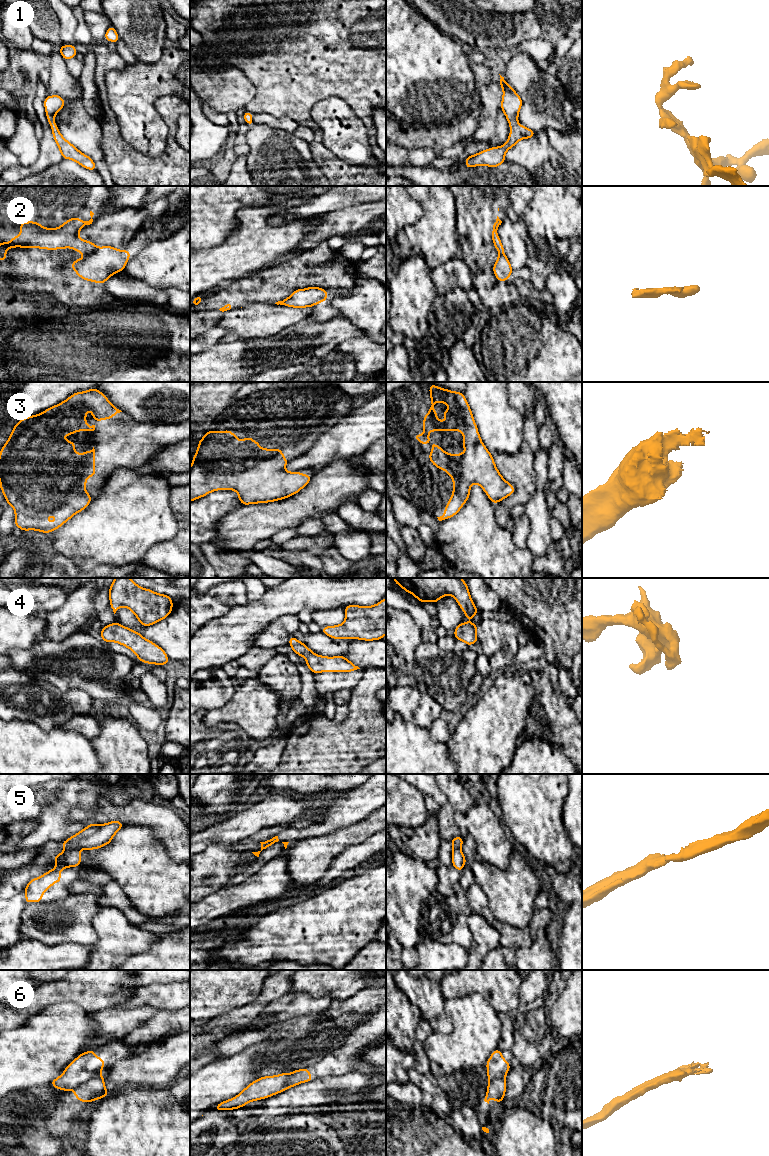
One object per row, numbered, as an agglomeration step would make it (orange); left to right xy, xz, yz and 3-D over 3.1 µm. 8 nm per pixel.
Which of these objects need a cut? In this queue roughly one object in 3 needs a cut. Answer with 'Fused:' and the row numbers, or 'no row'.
Fused: 2, 5, 6

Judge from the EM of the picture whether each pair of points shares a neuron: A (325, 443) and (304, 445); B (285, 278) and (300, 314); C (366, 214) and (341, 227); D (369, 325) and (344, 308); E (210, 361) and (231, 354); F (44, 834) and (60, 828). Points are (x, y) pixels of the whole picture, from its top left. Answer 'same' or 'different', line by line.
A: different
B: different
C: same
D: same
E: same
F: same

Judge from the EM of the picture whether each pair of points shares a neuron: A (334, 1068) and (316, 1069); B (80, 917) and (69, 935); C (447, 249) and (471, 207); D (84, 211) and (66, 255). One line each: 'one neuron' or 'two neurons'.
A: one neuron
B: one neuron
C: two neurons
D: one neuron

